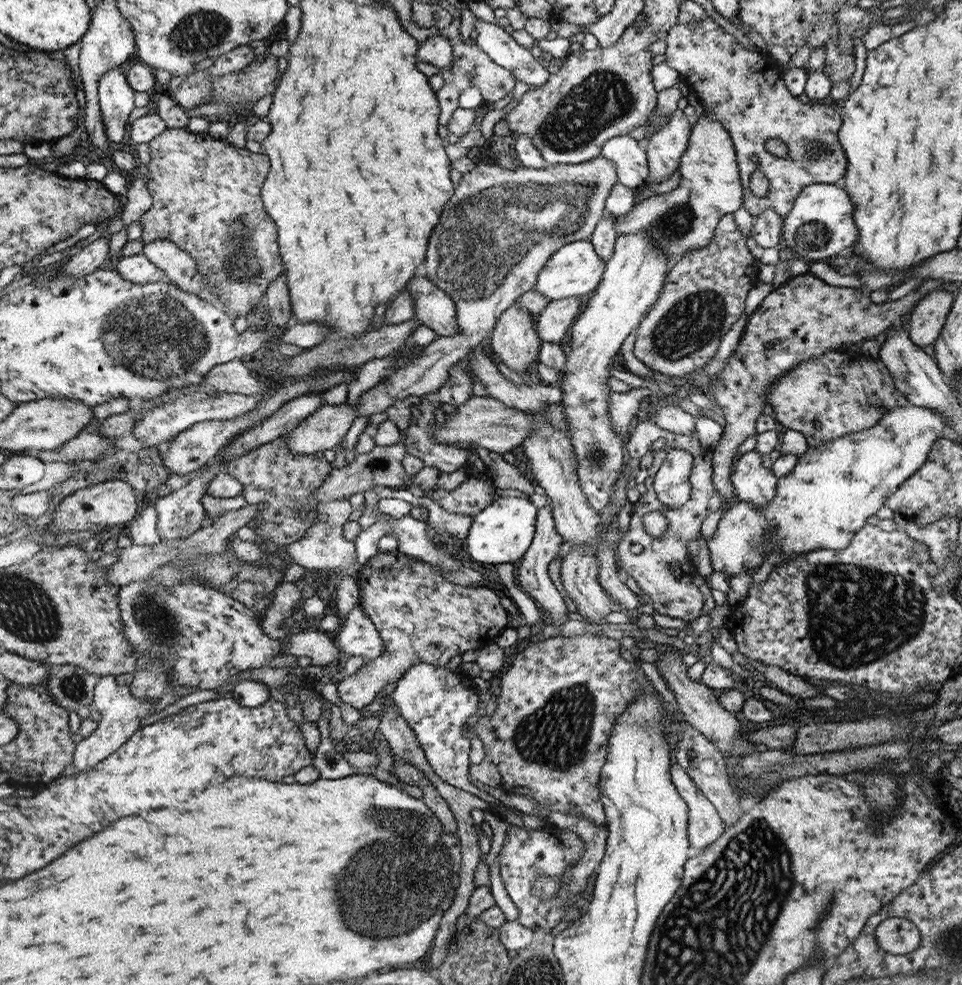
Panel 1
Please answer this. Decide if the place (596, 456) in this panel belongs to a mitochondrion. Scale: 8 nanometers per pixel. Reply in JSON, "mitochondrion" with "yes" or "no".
{"mitochondrion":"yes"}

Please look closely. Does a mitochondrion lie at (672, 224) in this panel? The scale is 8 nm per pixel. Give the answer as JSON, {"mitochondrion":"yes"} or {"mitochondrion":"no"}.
{"mitochondrion":"yes"}

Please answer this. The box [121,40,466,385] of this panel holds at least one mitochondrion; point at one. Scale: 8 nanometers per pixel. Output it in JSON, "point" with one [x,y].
{"point":[242,262]}

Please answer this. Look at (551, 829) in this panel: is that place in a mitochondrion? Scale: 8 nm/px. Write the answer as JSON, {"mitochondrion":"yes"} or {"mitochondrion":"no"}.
{"mitochondrion":"no"}

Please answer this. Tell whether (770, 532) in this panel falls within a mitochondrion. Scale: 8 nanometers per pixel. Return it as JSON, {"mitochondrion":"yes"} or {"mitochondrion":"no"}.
{"mitochondrion":"no"}

